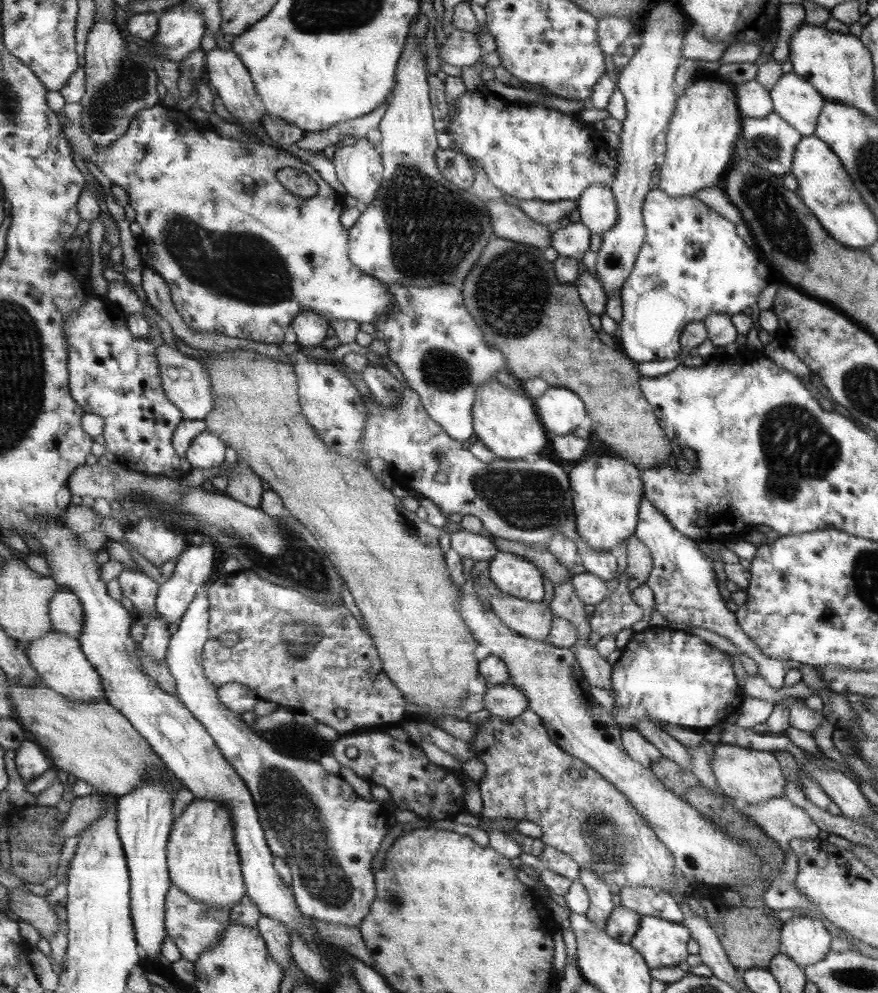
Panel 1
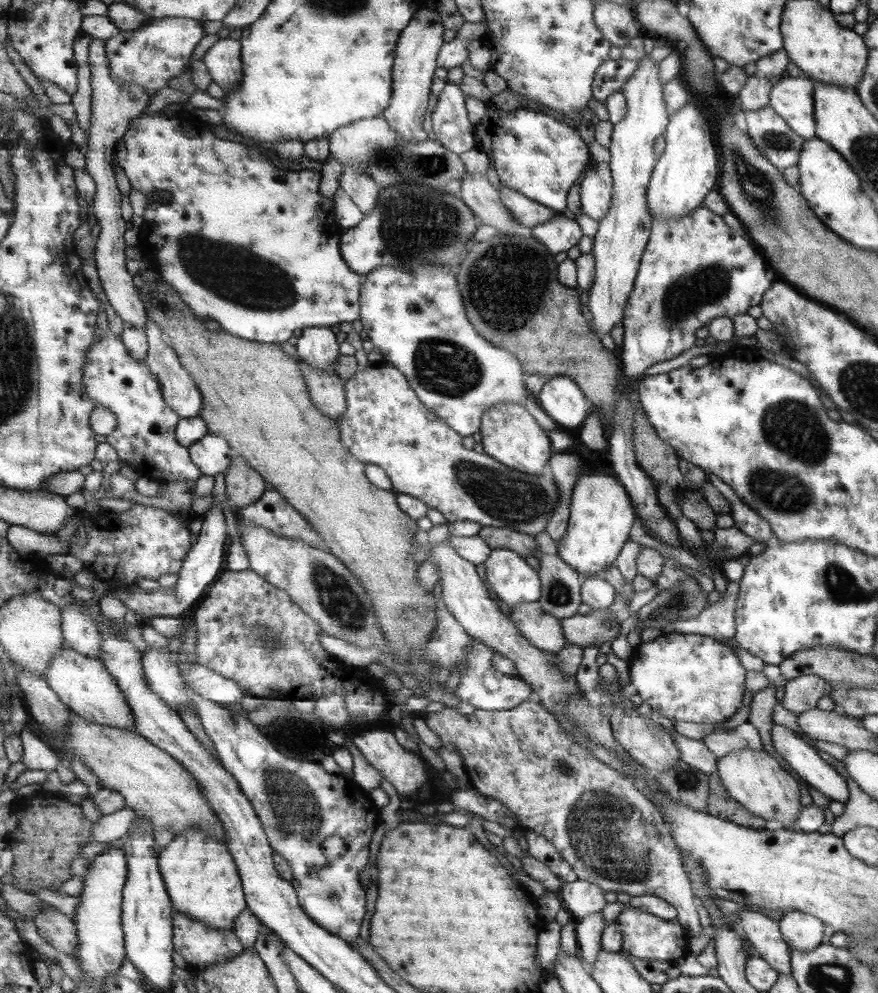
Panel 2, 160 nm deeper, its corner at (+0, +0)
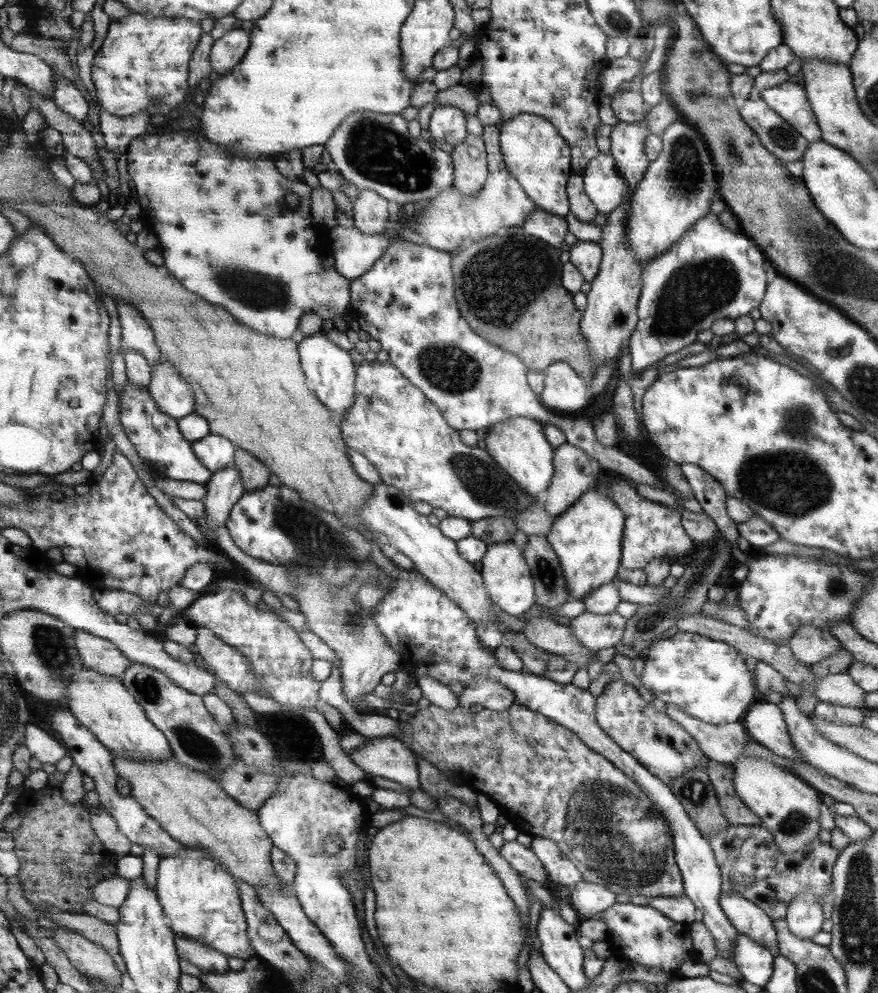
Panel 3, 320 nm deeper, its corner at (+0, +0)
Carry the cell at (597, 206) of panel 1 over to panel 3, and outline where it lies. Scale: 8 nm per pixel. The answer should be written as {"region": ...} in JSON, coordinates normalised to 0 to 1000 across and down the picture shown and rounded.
{"region":[[[678,156],[662,176],[665,194],[681,215],[691,217],[698,213],[708,204],[711,196],[714,196],[713,181],[704,173],[696,156]]]}

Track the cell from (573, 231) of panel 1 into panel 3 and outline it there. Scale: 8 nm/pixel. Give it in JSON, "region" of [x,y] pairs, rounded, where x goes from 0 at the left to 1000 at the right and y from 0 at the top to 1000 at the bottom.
{"region":[[[610,208],[599,218],[593,230],[600,237],[617,242],[630,250],[638,250],[646,234],[646,225],[642,219],[629,217]]]}

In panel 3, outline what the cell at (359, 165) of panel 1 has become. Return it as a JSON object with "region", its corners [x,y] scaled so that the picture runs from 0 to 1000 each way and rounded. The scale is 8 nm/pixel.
{"region":[[[409,189],[401,203],[402,229],[411,236],[432,236],[441,228],[441,201],[418,189]]]}

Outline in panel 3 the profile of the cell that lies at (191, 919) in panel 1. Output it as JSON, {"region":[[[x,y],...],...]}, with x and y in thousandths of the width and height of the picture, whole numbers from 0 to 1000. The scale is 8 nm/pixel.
{"region":[[[212,943],[202,944],[200,951],[204,964],[226,973],[233,980],[259,981],[264,978],[261,965],[239,952],[229,951]]]}

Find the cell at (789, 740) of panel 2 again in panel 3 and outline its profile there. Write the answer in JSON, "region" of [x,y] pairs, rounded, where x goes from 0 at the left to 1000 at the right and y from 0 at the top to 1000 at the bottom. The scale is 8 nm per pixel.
{"region":[[[868,703],[855,710],[843,728],[859,747],[880,756],[880,759],[907,768],[919,768],[904,755],[894,724],[891,721],[891,714],[886,710]]]}

